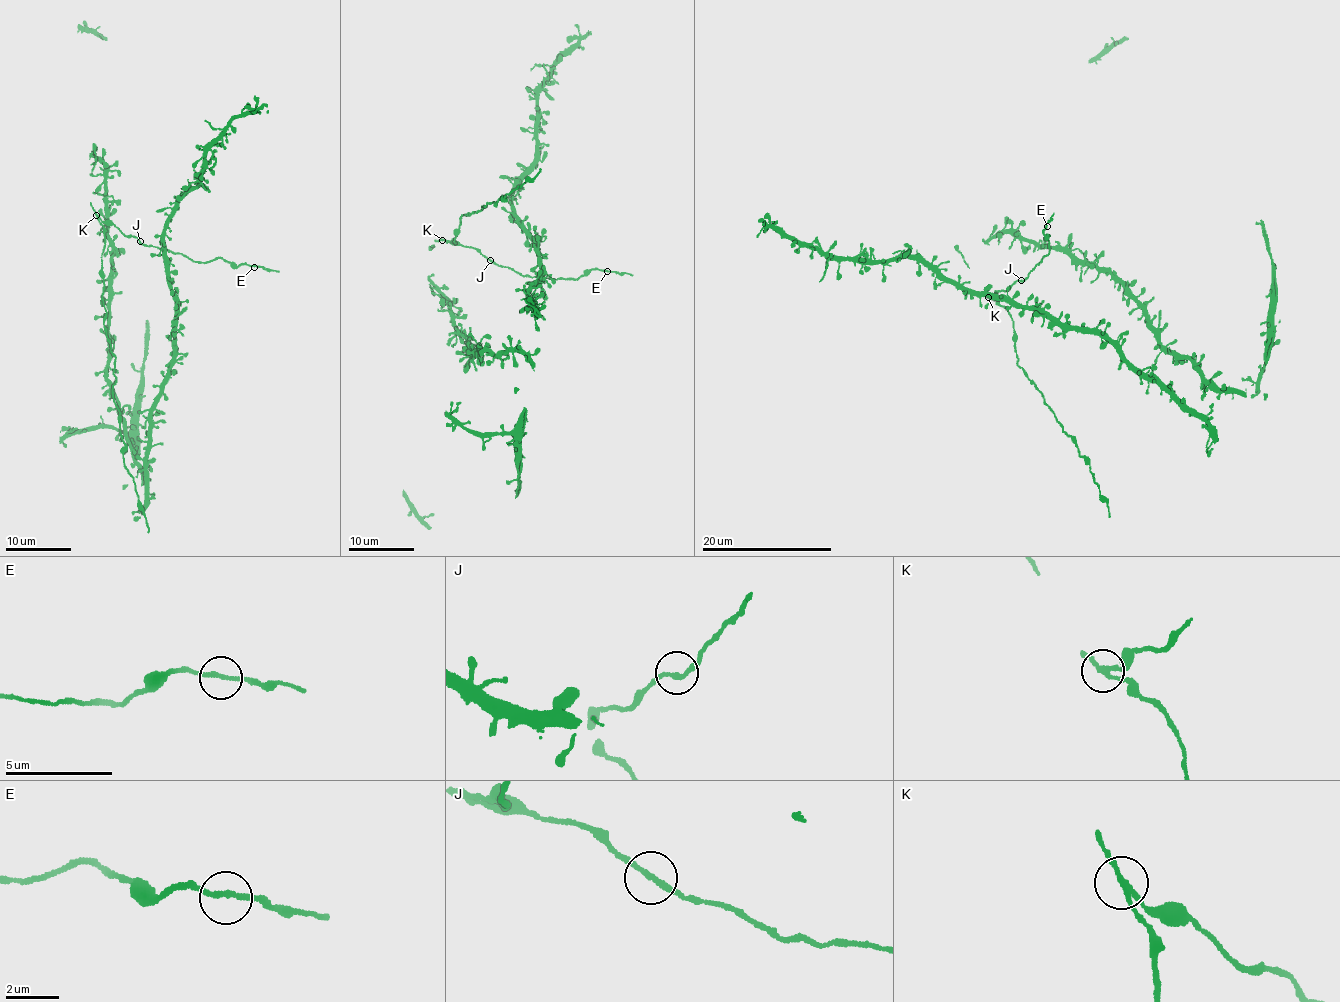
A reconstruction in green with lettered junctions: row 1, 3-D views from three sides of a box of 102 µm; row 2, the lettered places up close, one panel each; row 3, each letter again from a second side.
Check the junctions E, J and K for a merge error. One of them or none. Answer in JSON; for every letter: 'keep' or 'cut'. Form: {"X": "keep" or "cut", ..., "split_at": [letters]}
{"E": "keep", "J": "keep", "K": "cut", "split_at": ["K"]}

